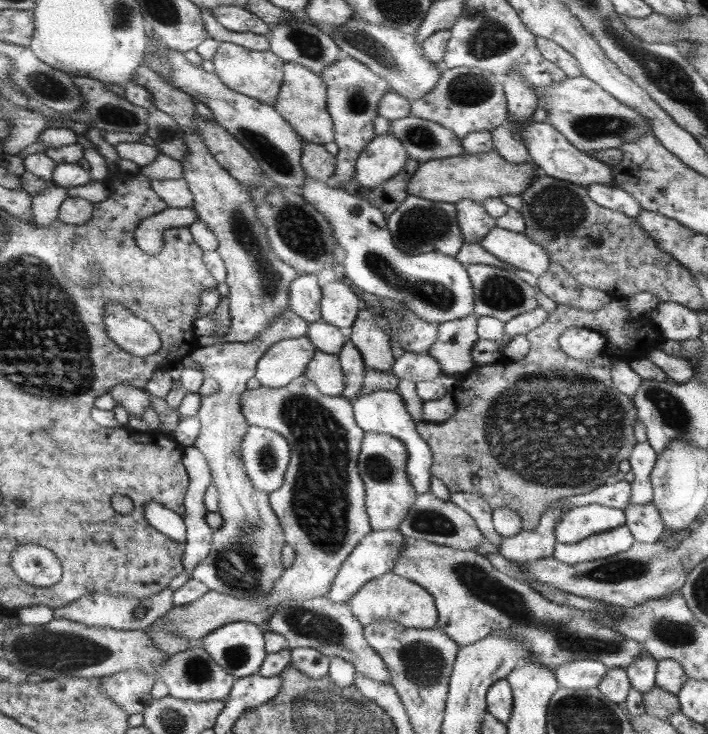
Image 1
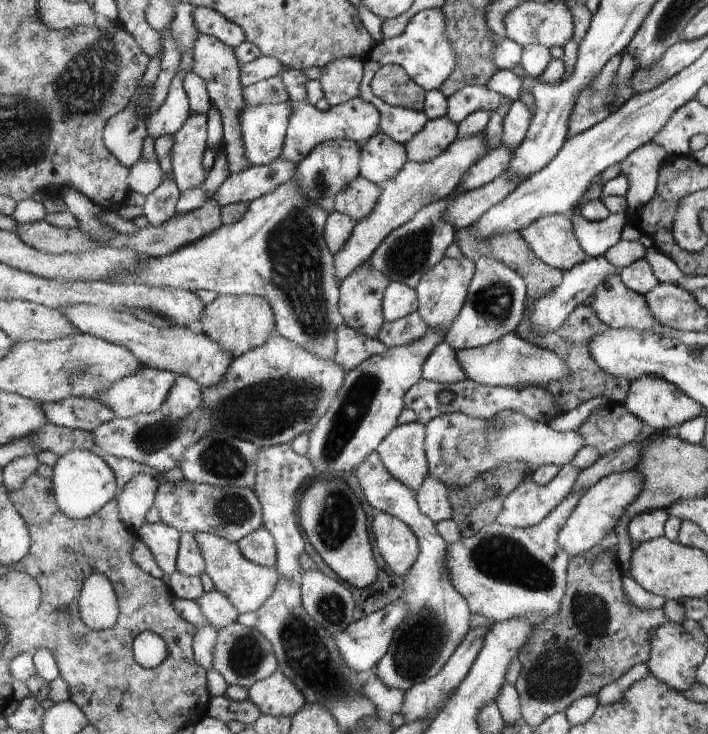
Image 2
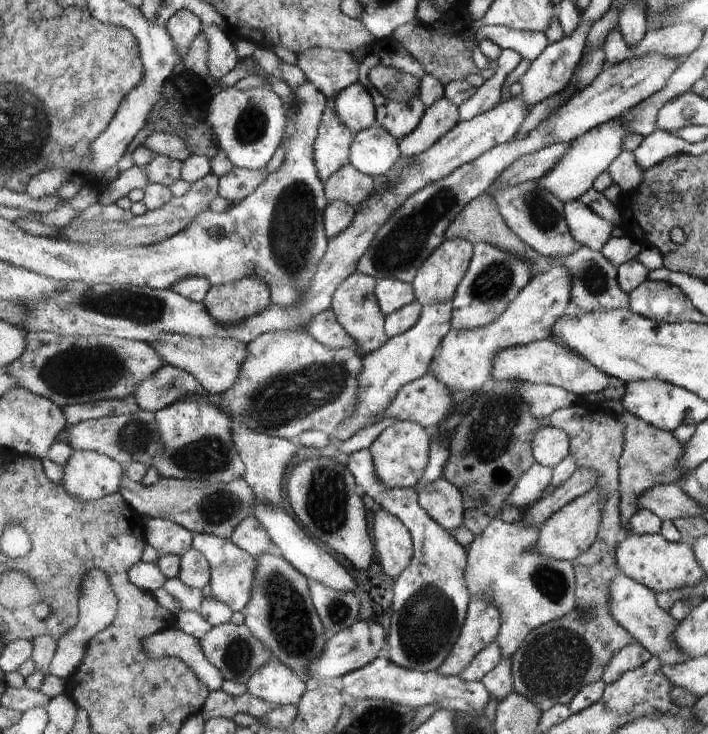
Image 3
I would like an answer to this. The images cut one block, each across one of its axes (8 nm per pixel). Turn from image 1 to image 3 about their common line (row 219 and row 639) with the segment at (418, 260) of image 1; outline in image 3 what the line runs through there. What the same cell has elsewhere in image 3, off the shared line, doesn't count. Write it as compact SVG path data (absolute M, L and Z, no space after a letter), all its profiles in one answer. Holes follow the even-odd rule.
M358 620L351 628L347 628L327 639L327 650L323 650L323 656L317 658L311 664L311 678L307 680L308 690L315 690L323 684L325 678L343 678L350 672L361 670L367 664L375 662L384 655L388 644L388 633L379 622L375 620Z

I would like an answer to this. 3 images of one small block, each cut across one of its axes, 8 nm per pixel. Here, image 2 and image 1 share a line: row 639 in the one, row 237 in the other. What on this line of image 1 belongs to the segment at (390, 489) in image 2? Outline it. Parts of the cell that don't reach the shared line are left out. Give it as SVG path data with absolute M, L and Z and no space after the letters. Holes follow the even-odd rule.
M409 195L403 204L388 216L395 245L405 253L417 254L439 251L456 256L466 243L458 221L458 206L450 202L437 202L417 195Z

